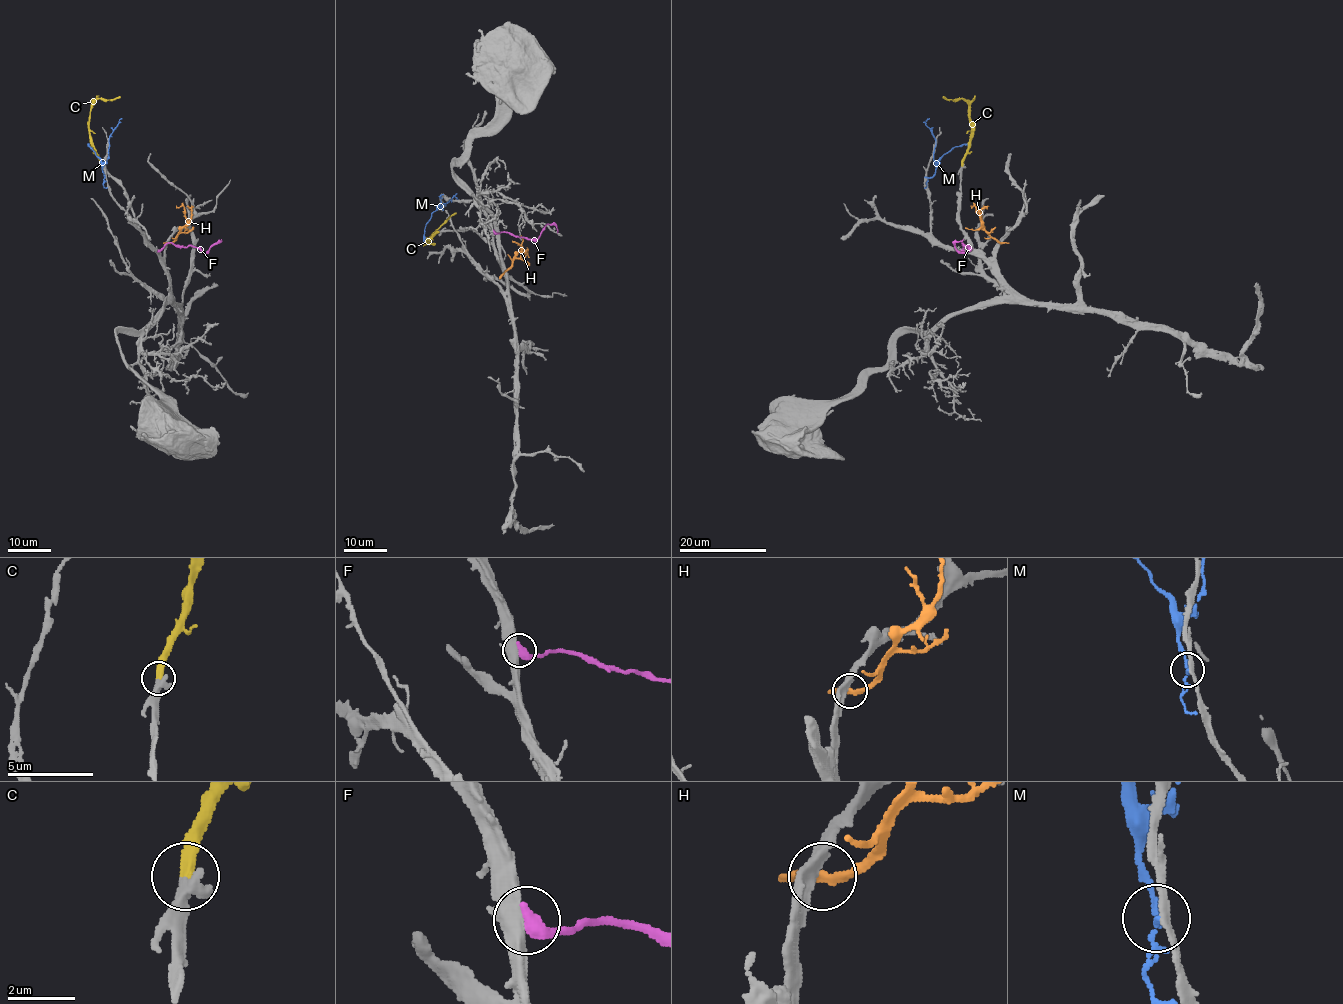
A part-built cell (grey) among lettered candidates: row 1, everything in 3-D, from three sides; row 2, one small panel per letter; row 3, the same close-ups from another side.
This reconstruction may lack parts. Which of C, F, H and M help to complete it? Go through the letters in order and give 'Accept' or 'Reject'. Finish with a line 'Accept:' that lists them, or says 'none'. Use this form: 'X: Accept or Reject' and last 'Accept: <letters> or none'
C: Accept
F: Reject
H: Reject
M: Reject
Accept: C

